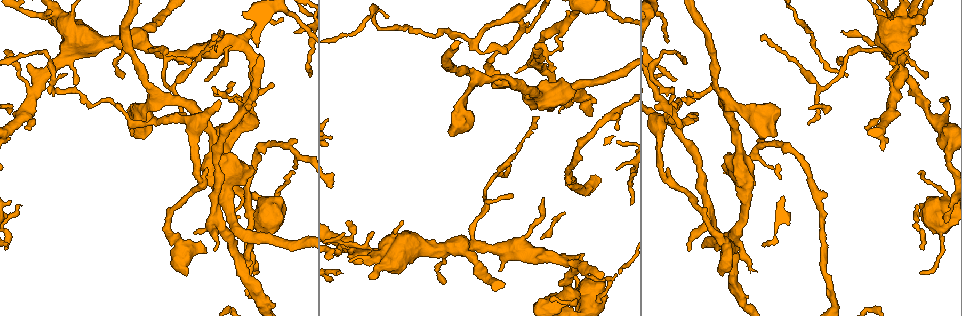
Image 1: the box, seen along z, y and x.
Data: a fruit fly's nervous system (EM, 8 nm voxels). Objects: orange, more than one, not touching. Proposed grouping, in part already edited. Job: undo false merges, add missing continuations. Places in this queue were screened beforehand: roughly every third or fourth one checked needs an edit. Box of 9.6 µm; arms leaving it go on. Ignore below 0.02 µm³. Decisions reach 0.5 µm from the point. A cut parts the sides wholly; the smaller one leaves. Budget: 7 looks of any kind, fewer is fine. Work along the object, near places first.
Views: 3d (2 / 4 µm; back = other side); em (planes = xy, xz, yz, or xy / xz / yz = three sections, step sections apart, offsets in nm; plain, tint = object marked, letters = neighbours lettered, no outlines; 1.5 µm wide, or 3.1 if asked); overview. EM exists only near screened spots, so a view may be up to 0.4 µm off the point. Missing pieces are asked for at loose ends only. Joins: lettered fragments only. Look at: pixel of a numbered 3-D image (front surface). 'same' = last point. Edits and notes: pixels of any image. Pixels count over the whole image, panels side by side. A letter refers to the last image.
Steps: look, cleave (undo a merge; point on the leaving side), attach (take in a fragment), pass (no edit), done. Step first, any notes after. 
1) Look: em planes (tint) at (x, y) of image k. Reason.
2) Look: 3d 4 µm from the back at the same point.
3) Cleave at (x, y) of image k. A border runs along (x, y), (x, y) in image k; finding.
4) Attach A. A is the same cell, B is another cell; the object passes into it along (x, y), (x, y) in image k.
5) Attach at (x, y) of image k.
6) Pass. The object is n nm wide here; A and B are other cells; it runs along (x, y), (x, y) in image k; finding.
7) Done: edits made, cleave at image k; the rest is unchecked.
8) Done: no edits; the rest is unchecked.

Look: 3d 4 µm at (218, 37) of image 1. Tapers out.

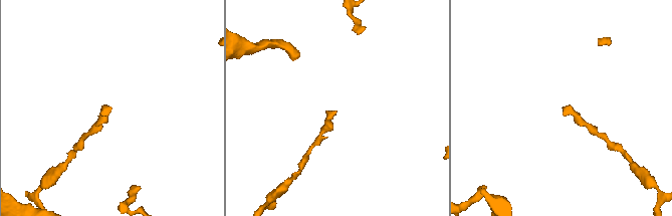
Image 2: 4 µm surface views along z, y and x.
Look: em planes (plain) at (565, 112) of image 2. Need the tissue.

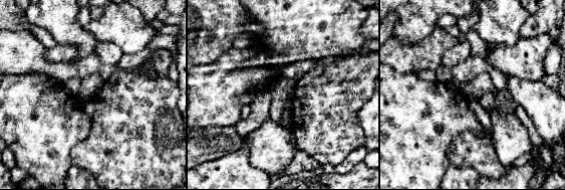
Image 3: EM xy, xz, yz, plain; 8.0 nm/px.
Look: em planes (letters) at the same point.

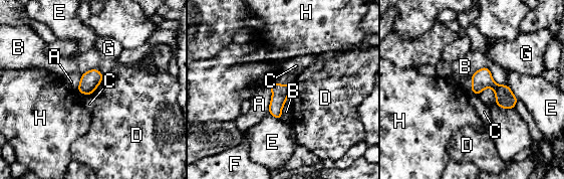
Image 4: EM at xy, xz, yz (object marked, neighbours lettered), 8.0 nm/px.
Pass. A, B, C, D, E, F, G and H are other cells; a border runs along (103, 77), (92, 94) in image 4; none of them fits.

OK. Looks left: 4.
Look: 3d 2 µm at (156, 122) of image 1. Thick turns thin.

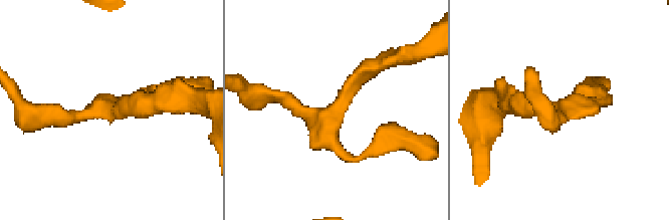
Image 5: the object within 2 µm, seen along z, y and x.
Look: em planes (letters) at (329, 110) of image 5.

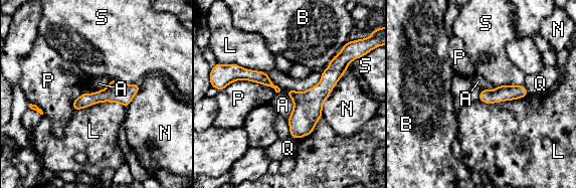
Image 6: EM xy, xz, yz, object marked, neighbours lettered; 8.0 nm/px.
Pass. A, B, L, N, P, Q and S are other cells; it runs along (351, 47), (308, 105), (294, 134) in image 6; all the same neuron.

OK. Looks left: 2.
Look: 3d 2 µm at (386, 18) of image 1.

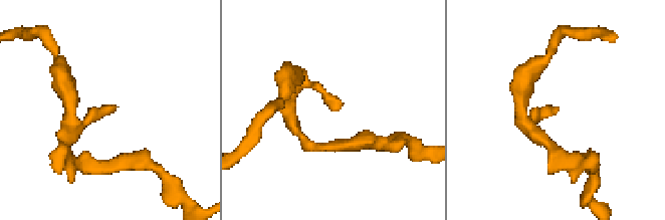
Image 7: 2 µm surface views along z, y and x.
Look: em planes (letters) at (558, 110) of image 7.

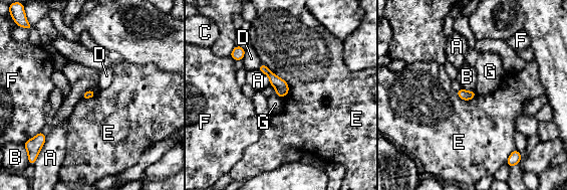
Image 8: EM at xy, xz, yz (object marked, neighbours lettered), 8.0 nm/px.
Pass. A, B, C, D, E, F and G are other cells; a border runs along (262, 62), (286, 82), (283, 98) in image 8; no lettered fragment goes on from it.

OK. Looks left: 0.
Done: no edits; the rest is unchecked.

